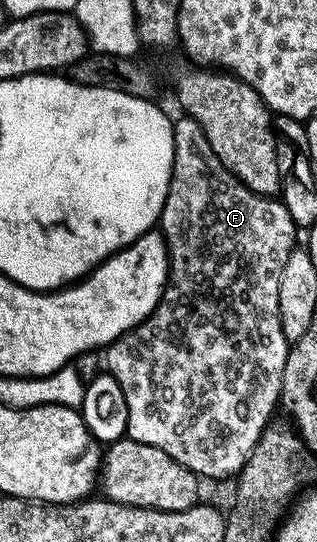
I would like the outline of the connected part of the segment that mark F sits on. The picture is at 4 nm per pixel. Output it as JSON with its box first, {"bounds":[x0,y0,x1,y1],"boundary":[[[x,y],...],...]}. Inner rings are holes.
{"bounds":[104,116,299,479],"boundary":[[[181,116],[181,119],[176,119],[173,122],[173,171],[167,188],[167,200],[161,209],[159,229],[162,236],[165,237],[165,243],[169,246],[169,261],[171,263],[169,281],[165,283],[165,290],[161,294],[161,303],[158,304],[156,311],[148,320],[141,323],[137,329],[130,330],[122,338],[118,338],[104,351],[104,354],[106,353],[105,362],[109,365],[106,367],[108,373],[112,374],[113,379],[121,385],[121,391],[127,400],[128,437],[134,438],[139,444],[147,444],[167,452],[167,456],[171,456],[171,460],[183,464],[183,468],[187,468],[191,473],[200,476],[202,479],[229,477],[229,479],[232,479],[241,473],[249,454],[257,447],[257,441],[261,439],[265,427],[270,425],[271,419],[274,417],[274,415],[272,416],[273,409],[278,409],[279,406],[281,377],[285,371],[285,361],[289,355],[291,343],[284,338],[281,331],[279,300],[275,296],[269,296],[269,298],[257,297],[261,294],[261,285],[264,282],[273,284],[278,281],[287,258],[291,256],[294,247],[298,245],[297,234],[299,234],[299,228],[291,220],[291,212],[287,212],[284,202],[276,197],[257,194],[253,190],[248,190],[215,156],[211,144],[207,144],[207,136],[203,136],[203,128],[199,128],[196,120],[188,116]],[[193,306],[203,306],[203,310],[197,308],[197,312],[203,312],[203,316],[207,314],[205,310],[209,306],[225,308],[225,314],[229,314],[229,318],[219,328],[211,330],[209,338],[205,340],[205,344],[201,346],[201,350],[195,356],[193,356]]]}

